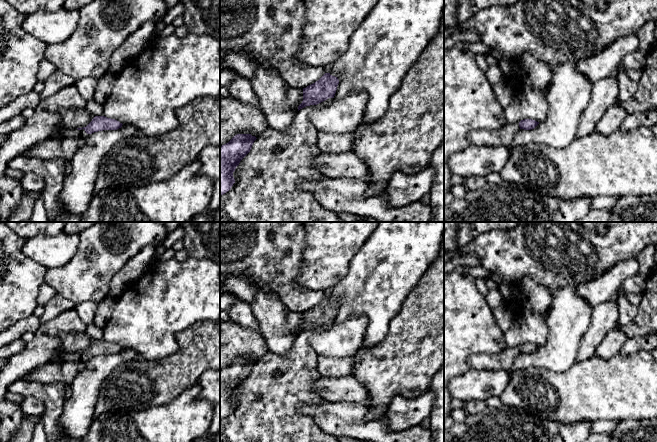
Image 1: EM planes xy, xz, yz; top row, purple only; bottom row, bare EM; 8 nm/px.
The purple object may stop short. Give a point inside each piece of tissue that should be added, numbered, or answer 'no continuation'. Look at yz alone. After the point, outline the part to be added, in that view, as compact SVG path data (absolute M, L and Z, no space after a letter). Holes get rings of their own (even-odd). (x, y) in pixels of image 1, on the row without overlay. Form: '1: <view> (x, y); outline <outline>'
1: yz (504, 360); outline M509 347L497 354L473 354L468 358L468 363L472 369L510 372L514 359L519 354L519 347Z

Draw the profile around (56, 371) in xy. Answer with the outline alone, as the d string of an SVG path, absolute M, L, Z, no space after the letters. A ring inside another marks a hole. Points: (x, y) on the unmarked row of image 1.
M55 359L33 370L25 377L43 384L64 383L70 385L85 367L84 362L66 362Z

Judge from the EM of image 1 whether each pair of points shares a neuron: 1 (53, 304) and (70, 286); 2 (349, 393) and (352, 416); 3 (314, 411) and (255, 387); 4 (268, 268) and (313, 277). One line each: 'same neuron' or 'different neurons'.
1: different neurons
2: different neurons
3: different neurons
4: different neurons

